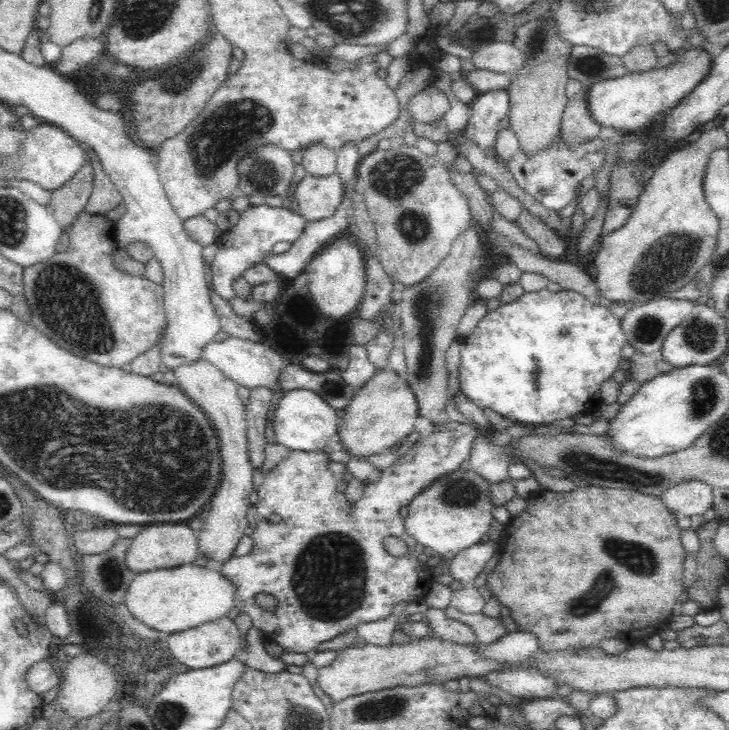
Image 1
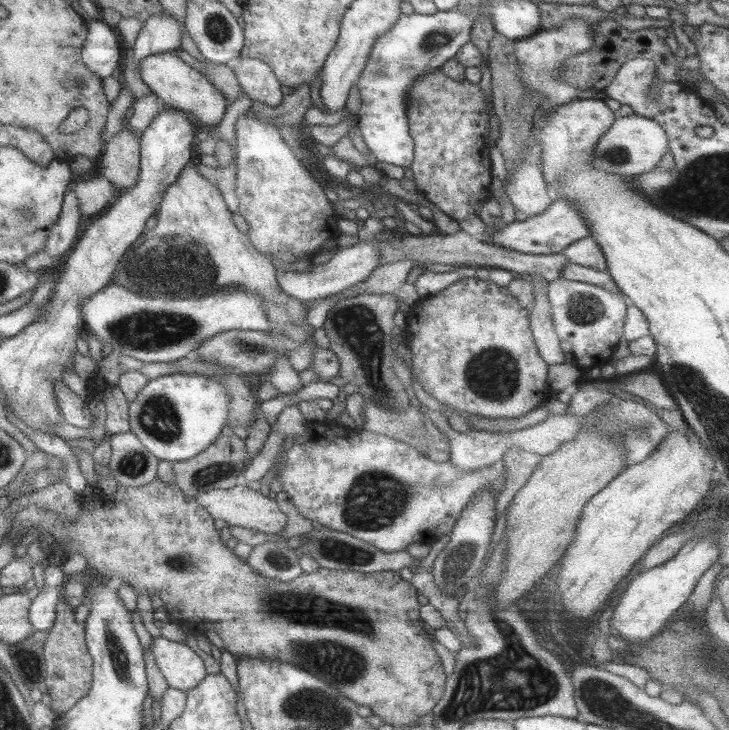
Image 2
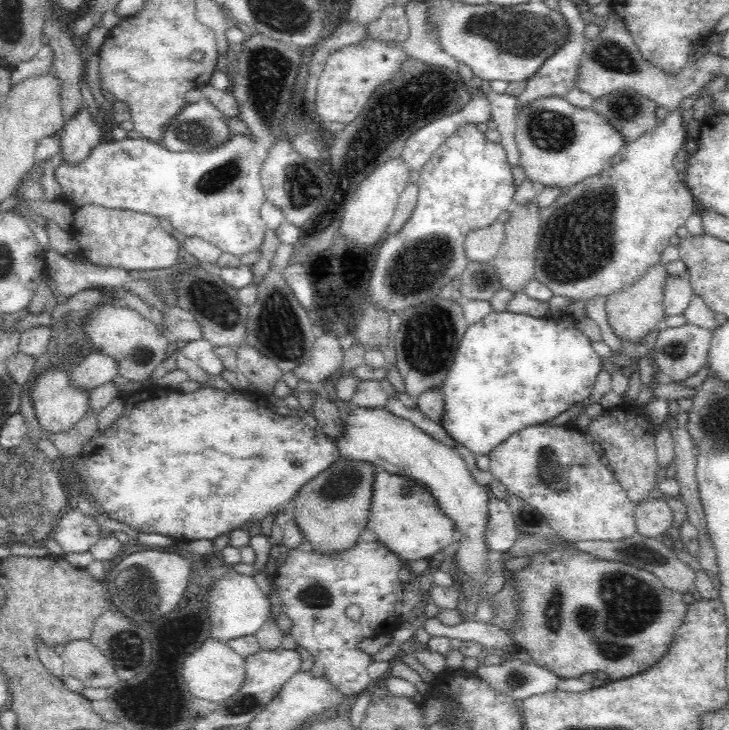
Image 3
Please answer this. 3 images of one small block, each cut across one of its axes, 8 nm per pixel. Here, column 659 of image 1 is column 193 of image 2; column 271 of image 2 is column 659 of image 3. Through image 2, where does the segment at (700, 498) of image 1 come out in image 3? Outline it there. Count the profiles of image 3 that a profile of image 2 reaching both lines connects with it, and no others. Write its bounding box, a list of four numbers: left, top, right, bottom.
[634,498,673,538]

